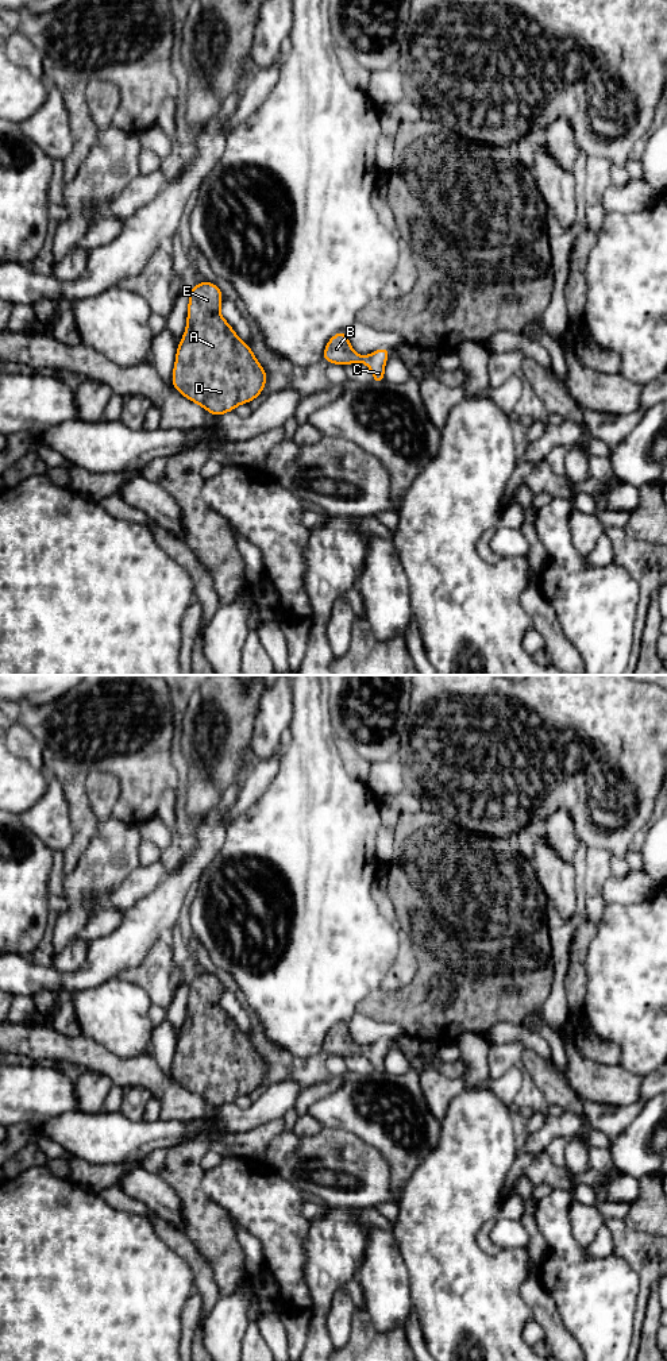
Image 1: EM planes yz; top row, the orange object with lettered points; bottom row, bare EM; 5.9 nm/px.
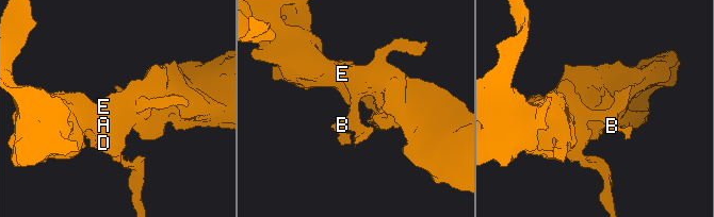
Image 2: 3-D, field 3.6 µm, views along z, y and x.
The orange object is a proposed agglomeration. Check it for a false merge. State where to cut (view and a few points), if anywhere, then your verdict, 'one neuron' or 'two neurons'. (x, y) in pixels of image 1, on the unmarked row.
cut none; one neuron

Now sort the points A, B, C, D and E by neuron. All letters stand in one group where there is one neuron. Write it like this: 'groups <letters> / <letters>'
groups A B C D E

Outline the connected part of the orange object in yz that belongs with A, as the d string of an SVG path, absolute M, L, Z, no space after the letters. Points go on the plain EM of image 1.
M198 973L189 980L186 1019L177 1037L171 1065L171 1076L178 1084L216 1109L234 1103L240 1095L250 1095L262 1086L267 1072L267 1063L250 1036L239 1030L221 1007L223 990L224 986L215 973Z

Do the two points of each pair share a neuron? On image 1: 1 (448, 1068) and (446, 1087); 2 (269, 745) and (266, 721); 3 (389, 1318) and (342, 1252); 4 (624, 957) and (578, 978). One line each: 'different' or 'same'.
1: different
2: same
3: different
4: different

